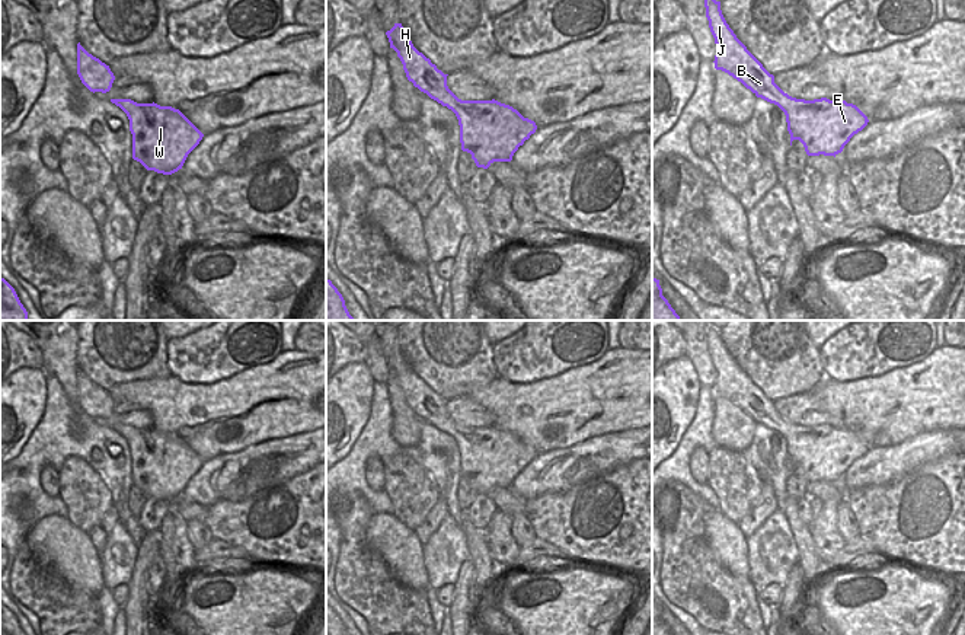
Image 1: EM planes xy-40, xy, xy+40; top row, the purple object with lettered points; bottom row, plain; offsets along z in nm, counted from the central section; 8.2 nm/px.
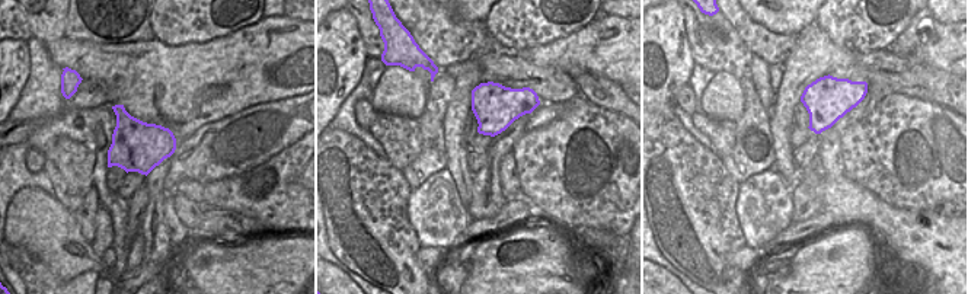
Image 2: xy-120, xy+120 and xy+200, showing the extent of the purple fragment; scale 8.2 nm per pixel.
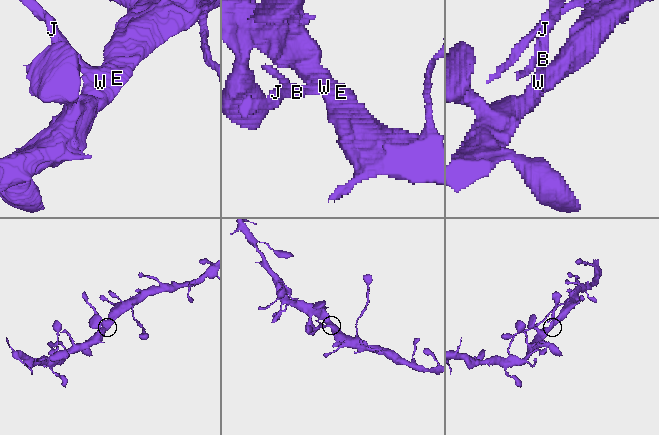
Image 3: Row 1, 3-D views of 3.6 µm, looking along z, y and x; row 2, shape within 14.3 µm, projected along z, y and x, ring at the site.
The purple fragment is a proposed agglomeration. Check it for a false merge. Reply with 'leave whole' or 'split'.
leave whole

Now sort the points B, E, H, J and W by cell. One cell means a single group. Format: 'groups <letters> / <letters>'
groups B E H J W

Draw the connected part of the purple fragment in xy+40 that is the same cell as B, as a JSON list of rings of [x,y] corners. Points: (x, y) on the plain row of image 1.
[[[704,325],[706,344],[716,370],[715,395],[741,408],[757,424],[777,431],[786,441],[790,472],[799,466],[808,482],[837,482],[869,446],[853,430],[827,424],[805,427],[785,419],[763,390],[726,350],[720,328]]]

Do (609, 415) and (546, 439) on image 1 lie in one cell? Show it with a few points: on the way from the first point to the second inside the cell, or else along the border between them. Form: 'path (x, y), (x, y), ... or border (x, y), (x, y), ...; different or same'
path (593, 420), (565, 420), (562, 423); same

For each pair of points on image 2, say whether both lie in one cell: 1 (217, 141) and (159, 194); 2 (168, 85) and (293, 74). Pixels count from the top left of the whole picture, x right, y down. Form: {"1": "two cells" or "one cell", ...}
{"1": "two cells", "2": "one cell"}

